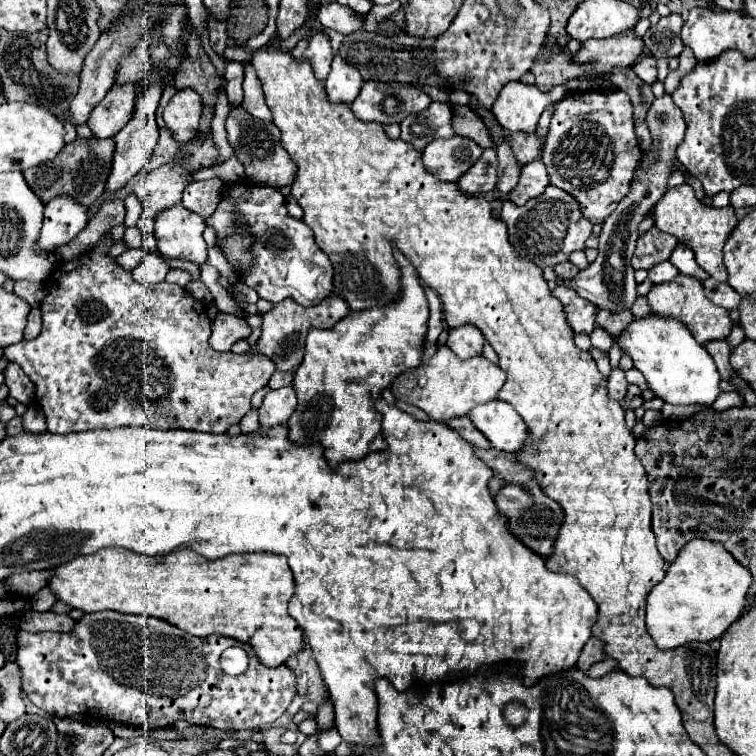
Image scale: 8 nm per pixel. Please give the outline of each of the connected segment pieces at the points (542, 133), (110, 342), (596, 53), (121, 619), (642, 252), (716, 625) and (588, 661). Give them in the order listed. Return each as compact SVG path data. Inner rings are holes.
M550 104L550 106L548 106L548 108L544 110L538 121L536 132L538 132L538 136L540 136L540 138L544 138L544 139L546 138L552 112L554 112L554 104Z
M104 232L104 236L88 250L82 252L78 260L70 260L56 268L56 272L50 274L46 280L48 294L40 302L42 310L42 332L34 340L22 340L18 344L10 344L4 348L4 356L10 362L16 362L28 378L36 386L36 400L42 406L46 414L48 432L52 434L66 434L66 432L82 432L82 430L94 430L94 428L118 428L118 426L150 426L150 428L186 428L186 430L200 430L200 432L214 432L222 434L228 430L230 424L238 424L242 416L252 408L250 396L264 388L276 370L276 364L260 354L234 354L234 352L218 352L210 348L210 334L212 334L212 320L206 316L206 306L196 300L186 288L180 288L176 284L160 282L154 286L144 286L134 280L132 272L122 268L114 256L110 256L110 248L116 244L116 240L110 236L110 232Z
M634 30L604 40L586 40L574 60L590 64L596 72L610 72L612 68L632 66L644 50L644 40Z
M104 610L104 612L92 612L92 614L84 614L82 620L78 620L74 624L74 628L70 632L42 632L42 634L30 634L20 630L18 632L18 654L16 654L16 662L22 670L22 688L24 694L30 702L34 702L38 708L42 708L44 712L58 716L58 718L66 718L72 714L82 714L86 718L92 718L96 722L118 722L124 726L132 726L132 728L170 728L176 720L186 720L188 724L196 724L196 726L210 726L210 728L218 728L218 730L256 730L262 726L270 726L276 718L280 718L286 708L290 706L292 698L296 696L296 674L286 666L276 666L276 668L268 668L266 664L262 664L254 652L254 648L246 642L238 642L234 638L226 638L226 636L218 636L212 634L210 638L198 638L192 634L182 632L180 628L176 628L174 624L160 620L160 618L152 618L152 616L140 616L140 614L118 614L112 610ZM228 646L242 646L248 656L250 656L250 666L248 672L240 674L240 676L228 676L226 672L222 672L220 668L220 654L228 648ZM180 652L202 652L202 656L180 656Z
M652 226L646 234L642 234L636 242L636 252L632 258L632 266L650 270L658 262L664 262L670 258L672 250L676 248L676 238L670 234L664 234L656 226Z
M692 538L678 552L676 560L668 564L664 578L648 592L646 596L646 630L654 638L656 646L662 650L670 650L688 642L710 642L724 634L724 630L738 620L742 608L746 606L746 594L752 586L752 576L748 568L738 564L730 552L726 552L724 544L712 542L706 538Z
M590 638L588 642L586 642L586 646L582 648L582 652L580 652L580 658L578 658L578 668L580 670L588 670L592 664L596 664L596 662L602 662L604 658L606 658L606 652L604 652L604 642L602 640L598 640L598 638Z

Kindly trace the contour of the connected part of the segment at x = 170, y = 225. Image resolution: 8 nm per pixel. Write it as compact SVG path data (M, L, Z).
M182 204L168 208L156 216L154 232L158 240L158 252L166 258L204 264L208 260L206 242L202 238L204 228L204 218L188 212Z

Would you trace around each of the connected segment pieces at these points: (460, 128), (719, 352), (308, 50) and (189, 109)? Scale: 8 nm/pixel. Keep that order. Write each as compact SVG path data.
M454 106L454 130L460 136L472 138L478 142L482 148L492 148L492 138L490 130L482 122L482 118L468 106Z
M710 340L706 344L706 350L710 352L710 356L714 358L716 366L718 366L718 372L724 380L730 380L732 384L736 384L738 388L746 388L750 386L746 380L740 378L740 374L732 368L730 364L730 346L726 344L726 340Z
M316 32L316 34L310 36L310 38L302 38L302 40L294 46L292 54L294 54L296 58L300 58L300 60L302 60L302 58L312 60L314 74L316 74L320 80L324 80L324 78L328 76L334 54L332 54L330 38L328 38L326 34Z
M190 88L178 90L164 108L164 122L172 130L172 136L184 144L196 136L198 120L202 114L202 98Z

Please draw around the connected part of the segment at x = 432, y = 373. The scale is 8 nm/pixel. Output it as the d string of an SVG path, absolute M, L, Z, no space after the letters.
M436 344L434 356L428 362L422 362L420 366L396 376L390 390L398 400L422 408L432 420L448 422L450 418L466 416L472 408L494 400L504 380L506 380L506 372L502 372L500 366L492 364L482 354L462 360L448 346Z

